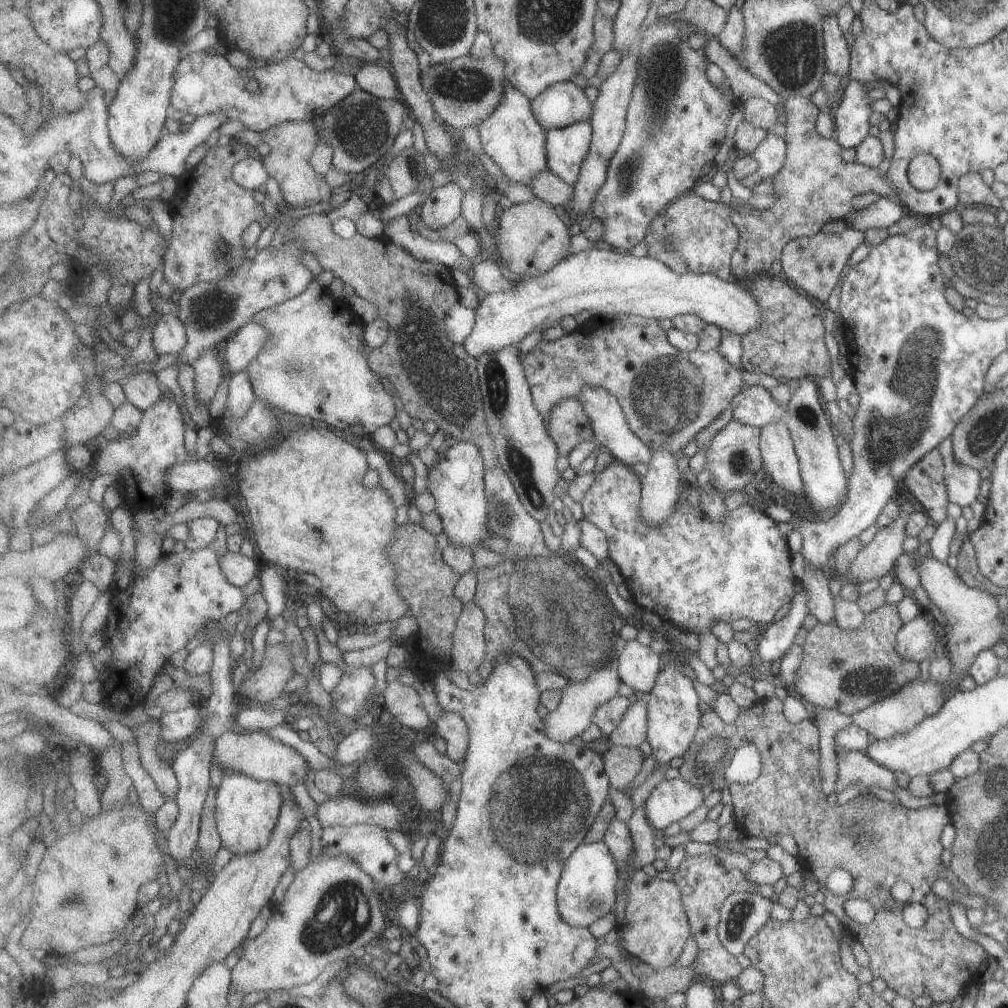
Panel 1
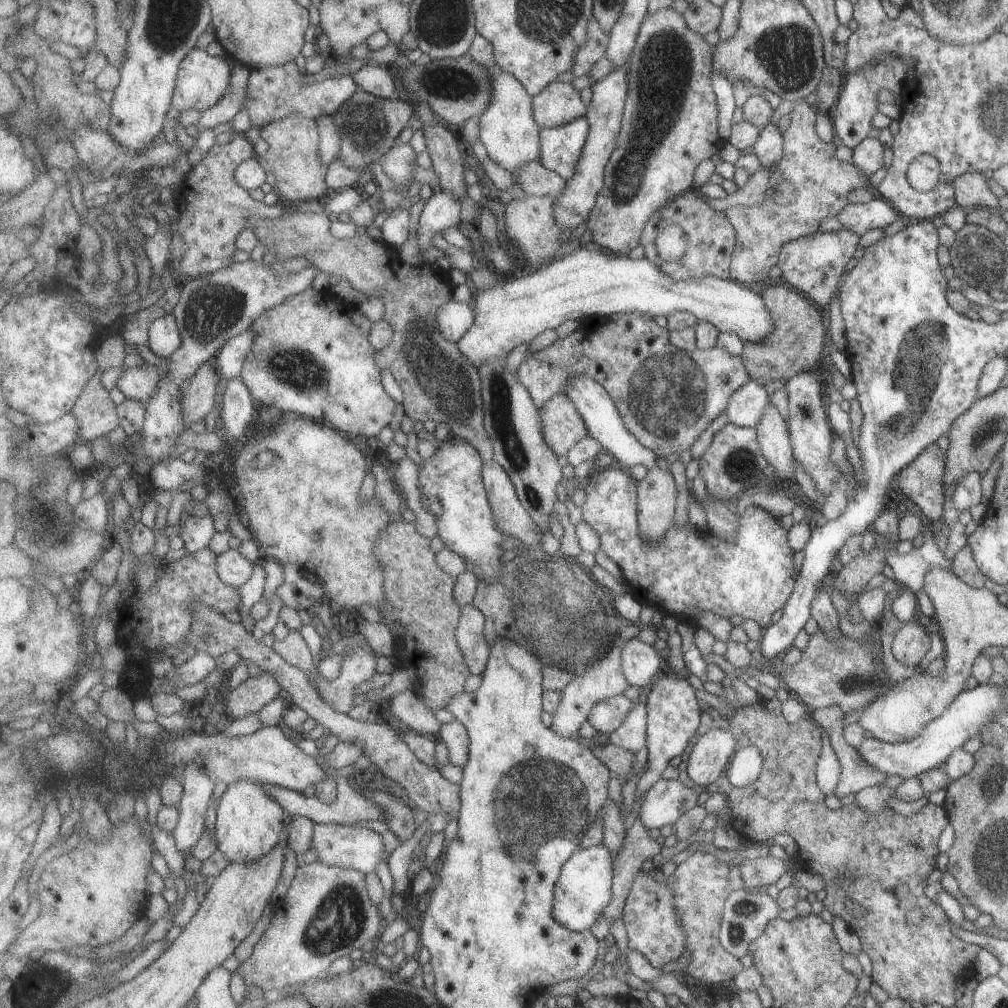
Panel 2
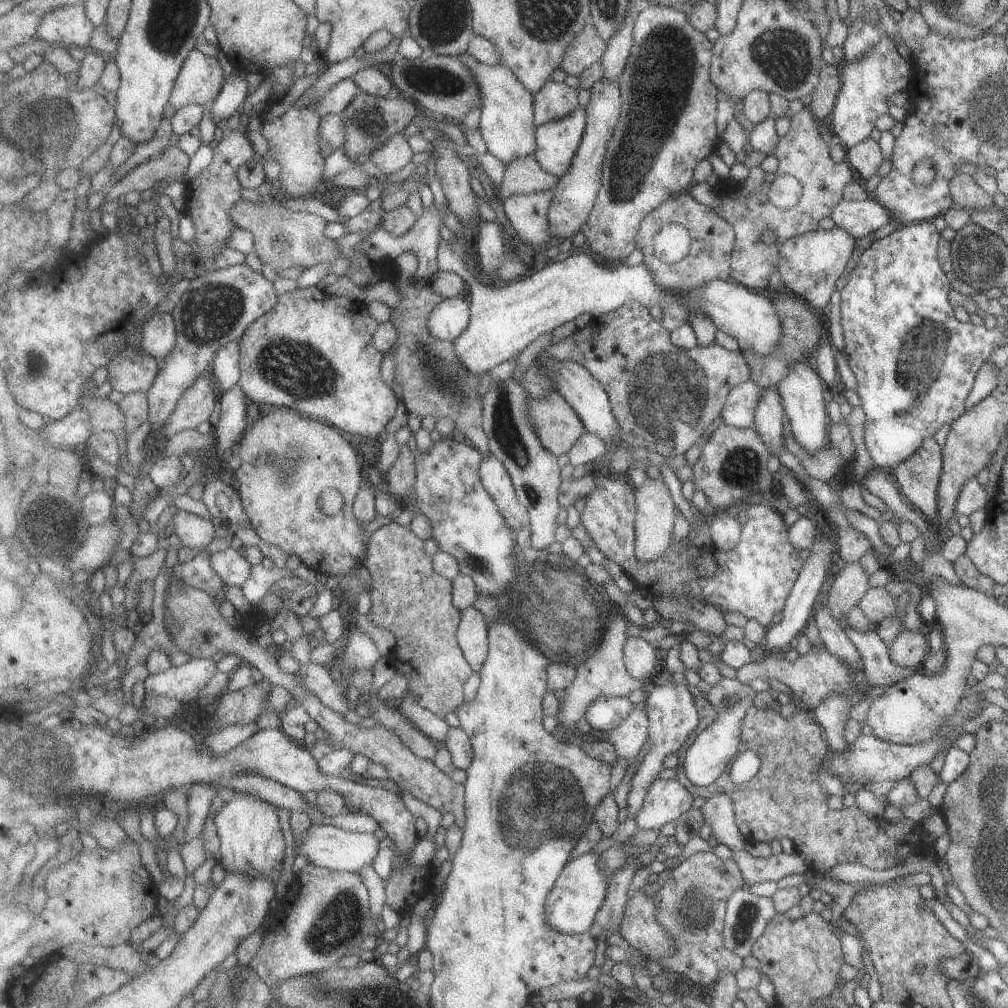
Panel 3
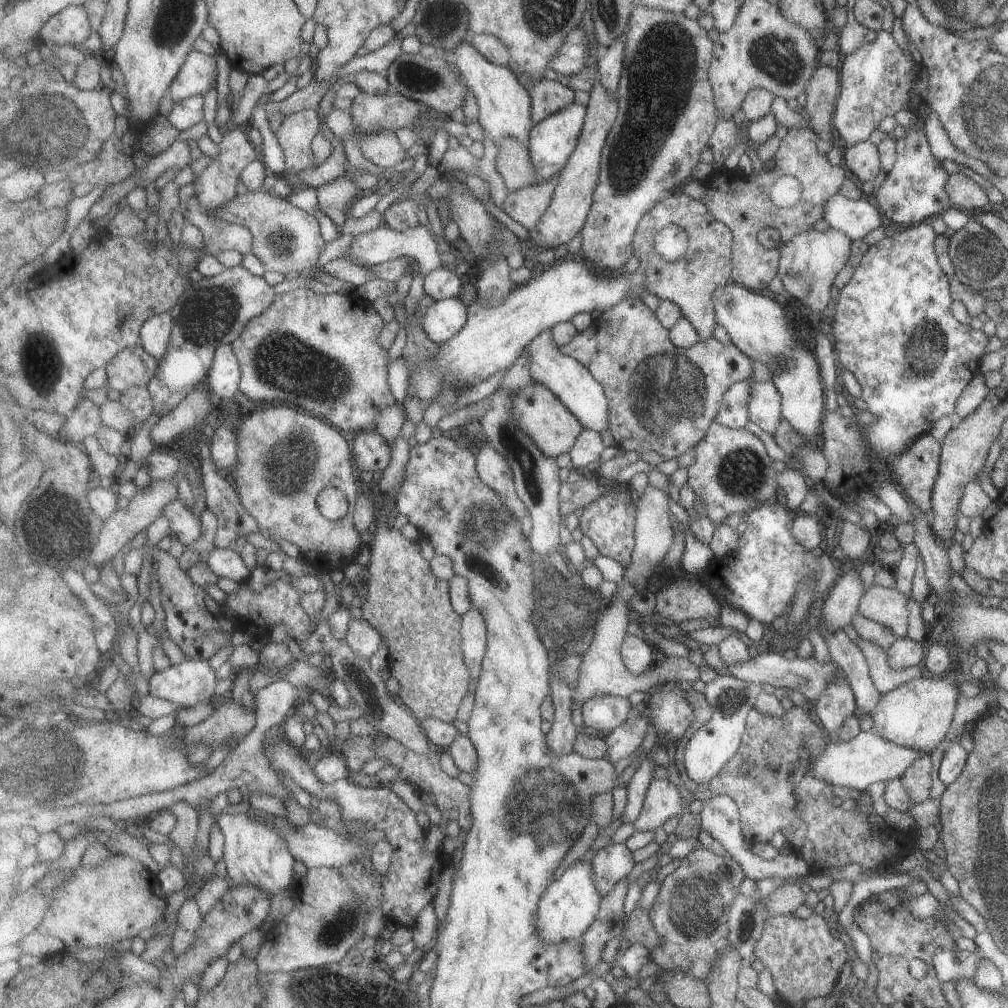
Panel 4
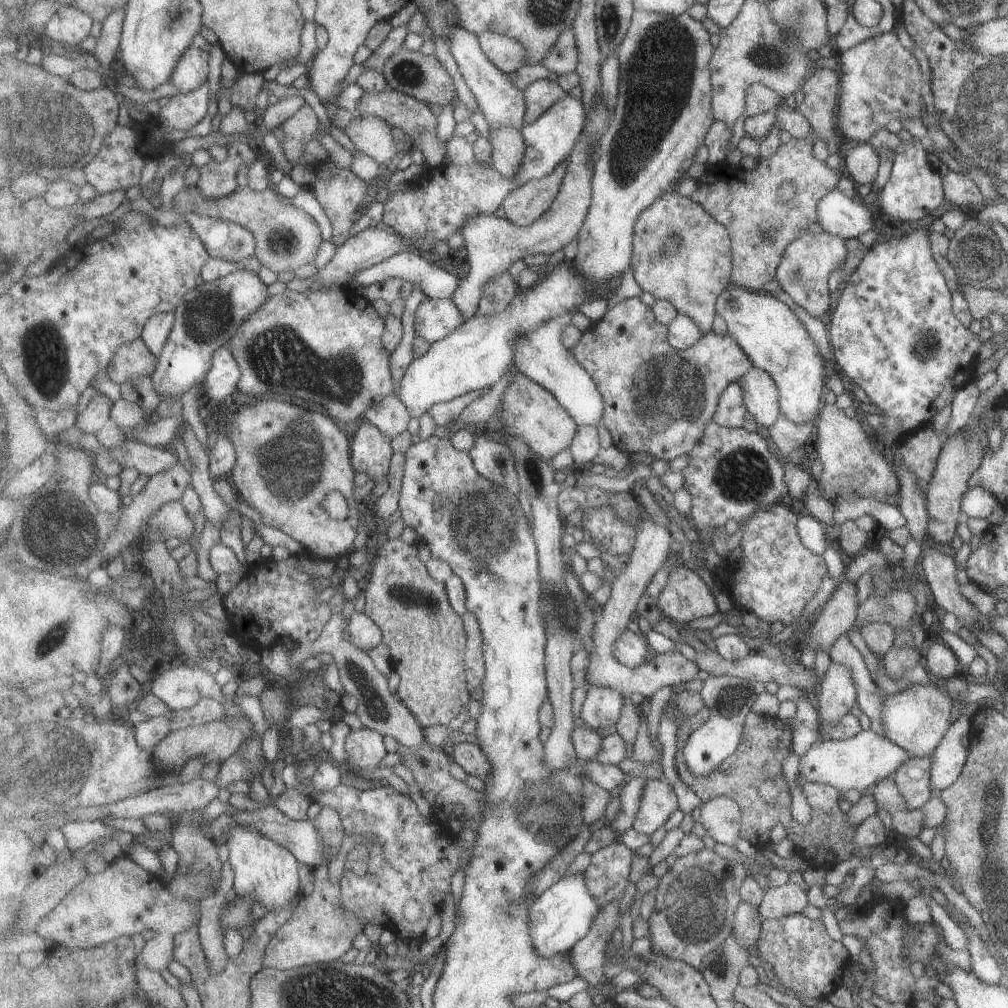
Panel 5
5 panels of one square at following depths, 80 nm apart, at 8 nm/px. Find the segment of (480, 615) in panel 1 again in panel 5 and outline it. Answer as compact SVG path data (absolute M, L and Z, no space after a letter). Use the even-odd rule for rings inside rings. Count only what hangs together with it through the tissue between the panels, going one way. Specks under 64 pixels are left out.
M467 610L462 614L462 619L468 634L467 651L464 658L468 672L468 687L471 699L479 701L482 698L482 684L486 675L484 638L476 614Z

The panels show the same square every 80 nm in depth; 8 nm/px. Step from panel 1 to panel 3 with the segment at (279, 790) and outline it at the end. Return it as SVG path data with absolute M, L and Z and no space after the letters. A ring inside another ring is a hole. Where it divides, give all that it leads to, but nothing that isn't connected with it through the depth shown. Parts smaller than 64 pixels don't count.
M235 791L234 798L217 813L214 824L220 840L218 860L226 871L247 873L258 879L270 879L277 884L283 876L287 845L280 813L274 804Z

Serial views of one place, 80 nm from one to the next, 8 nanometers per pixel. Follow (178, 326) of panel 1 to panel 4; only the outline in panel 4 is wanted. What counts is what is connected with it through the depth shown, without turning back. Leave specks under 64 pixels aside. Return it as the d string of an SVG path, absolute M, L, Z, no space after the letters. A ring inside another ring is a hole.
M171 312L159 313L149 319L140 330L140 343L143 348L160 359L169 346L175 319Z

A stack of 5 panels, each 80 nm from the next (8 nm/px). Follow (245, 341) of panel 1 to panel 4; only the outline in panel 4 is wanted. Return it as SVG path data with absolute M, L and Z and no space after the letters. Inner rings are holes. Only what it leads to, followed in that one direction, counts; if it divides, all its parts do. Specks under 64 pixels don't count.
M232 344L220 346L216 350L216 356L212 362L212 370L209 371L205 382L209 387L211 396L216 398L232 398L240 390L242 368L240 360L232 347Z

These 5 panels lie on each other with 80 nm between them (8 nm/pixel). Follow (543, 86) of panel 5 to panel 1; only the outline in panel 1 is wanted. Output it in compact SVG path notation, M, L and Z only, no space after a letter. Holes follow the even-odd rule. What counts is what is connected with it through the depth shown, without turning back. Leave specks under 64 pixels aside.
M561 81L549 87L547 91L542 92L532 100L533 114L541 123L546 131L552 131L579 121L589 121L593 112L593 103L587 100L585 90L581 86L577 86L575 82Z

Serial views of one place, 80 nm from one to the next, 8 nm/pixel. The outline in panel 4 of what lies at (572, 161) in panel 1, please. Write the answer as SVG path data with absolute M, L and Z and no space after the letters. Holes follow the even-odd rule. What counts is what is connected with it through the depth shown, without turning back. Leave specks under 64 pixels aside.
M573 103L534 125L528 149L539 180L549 180L563 170L572 152L576 150L587 114L588 107Z

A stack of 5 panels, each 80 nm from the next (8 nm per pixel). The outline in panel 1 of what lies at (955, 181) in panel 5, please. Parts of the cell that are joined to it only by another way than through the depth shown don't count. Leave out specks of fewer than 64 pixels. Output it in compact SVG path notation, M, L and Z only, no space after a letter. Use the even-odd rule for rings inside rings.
M977 171L961 175L956 182L958 207L966 206L1000 206L999 199L981 179Z

